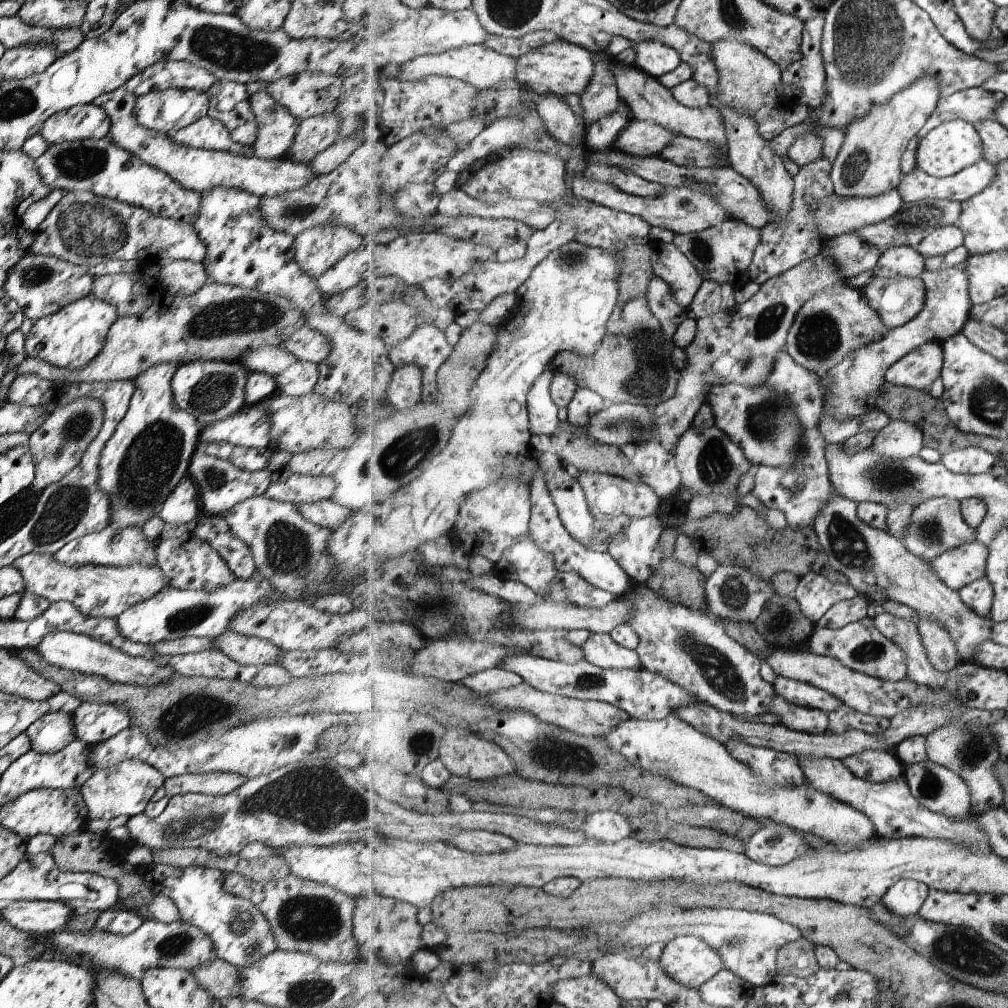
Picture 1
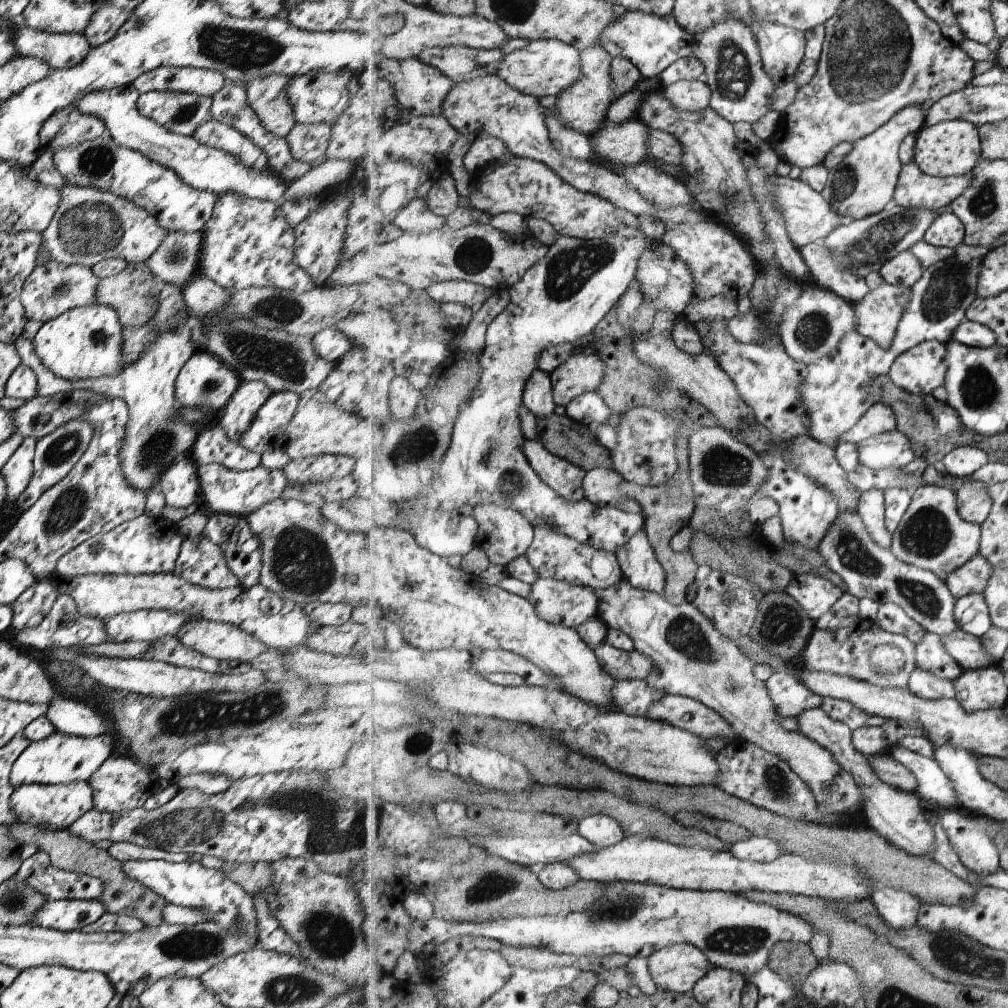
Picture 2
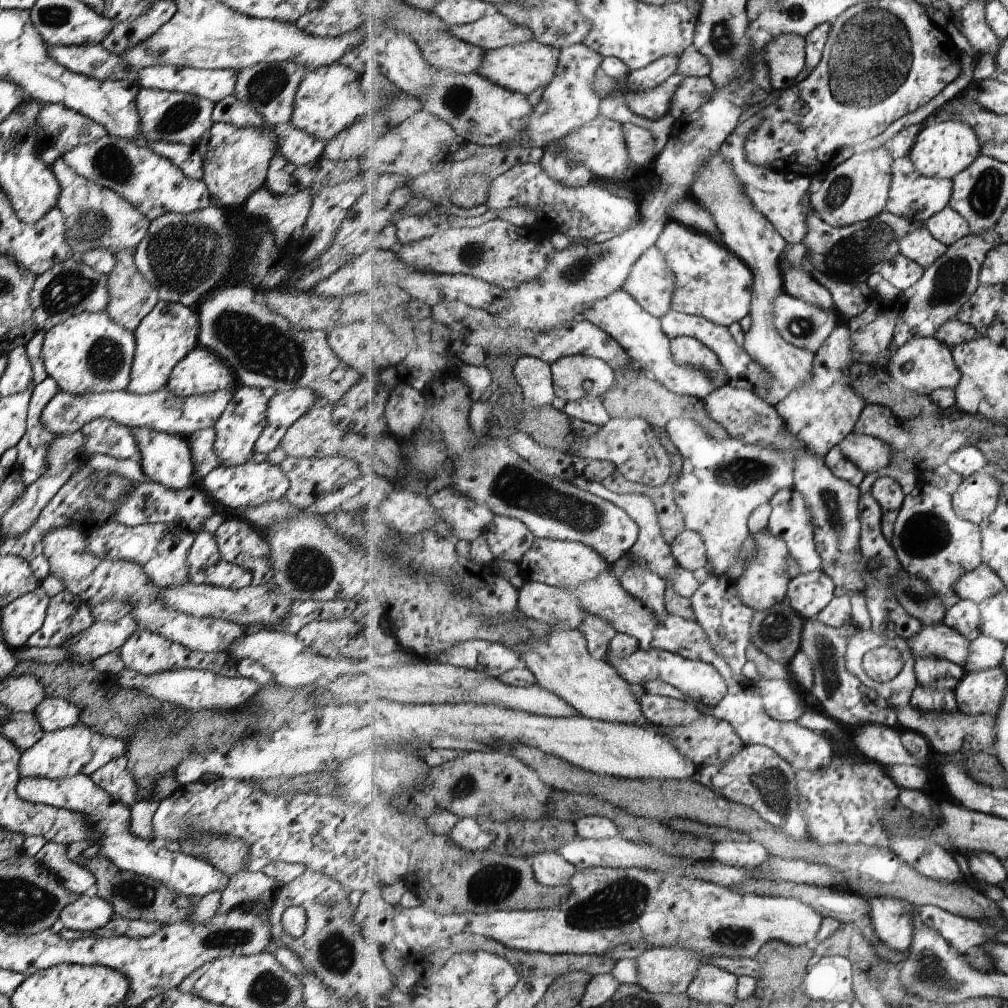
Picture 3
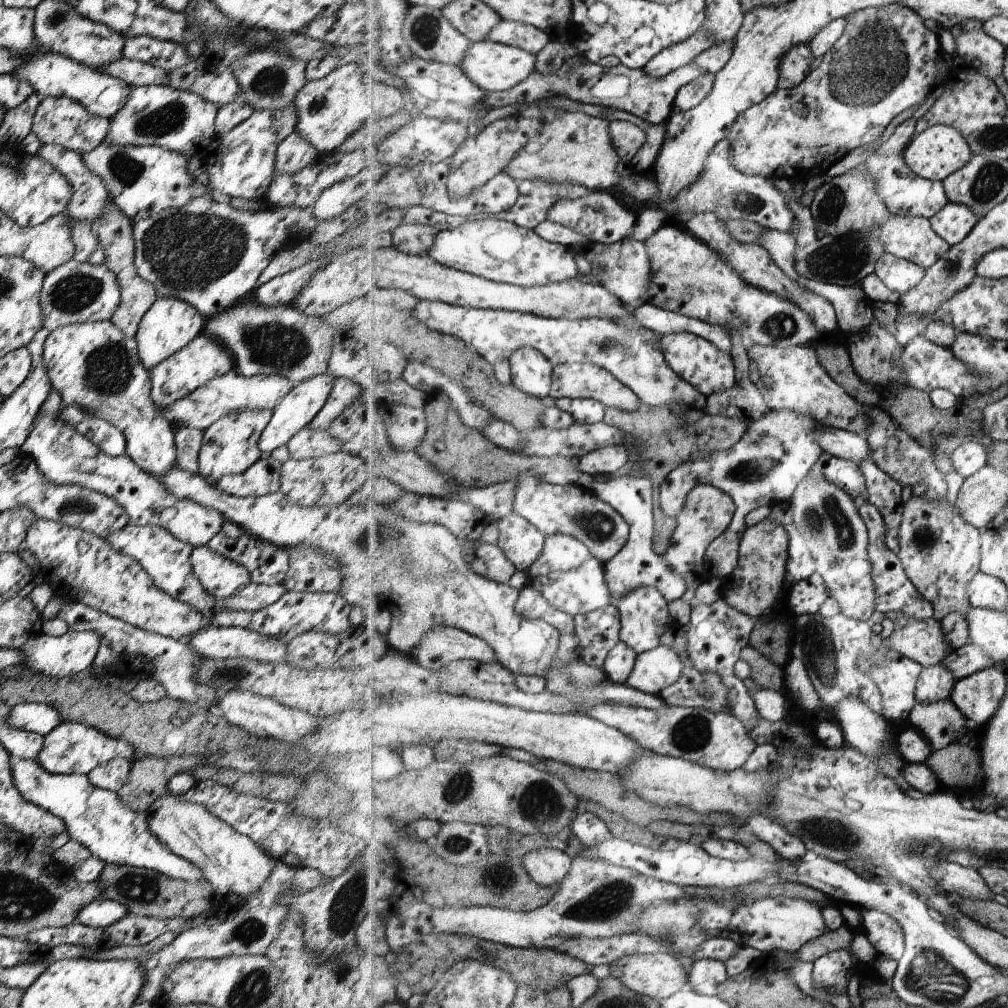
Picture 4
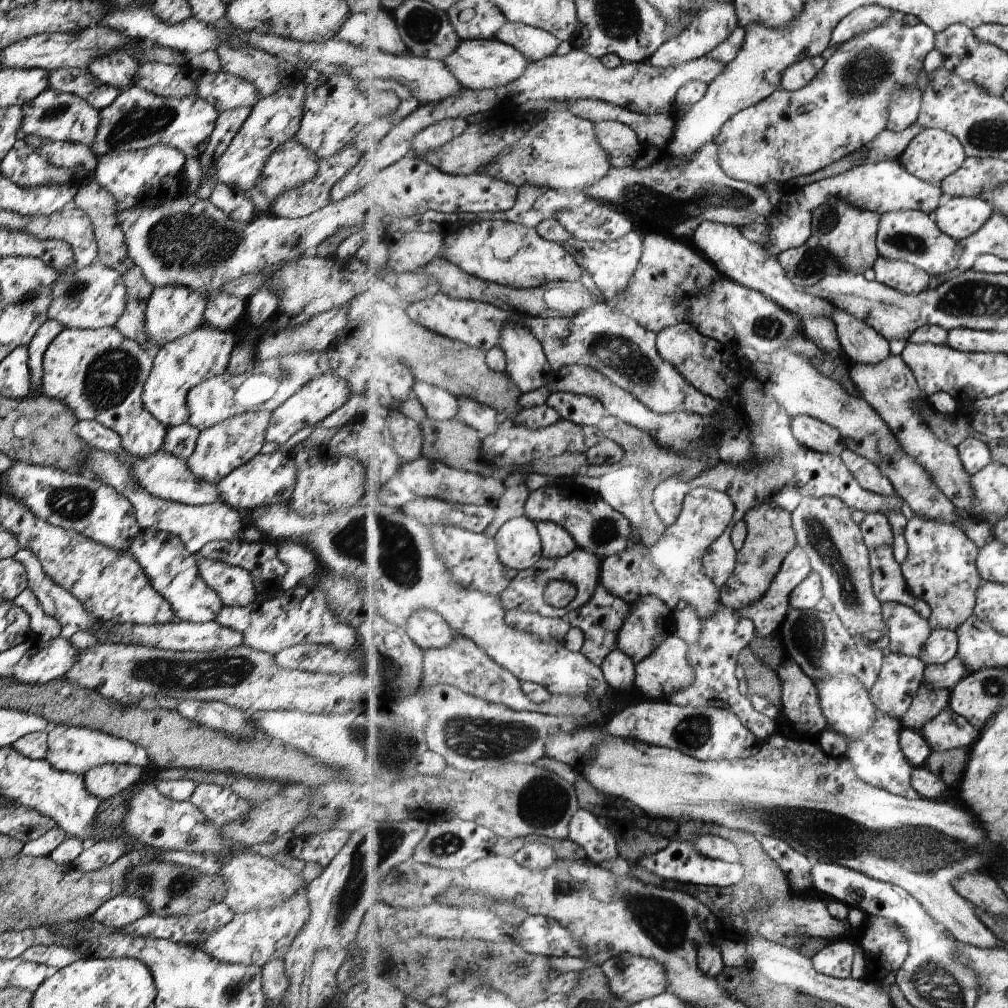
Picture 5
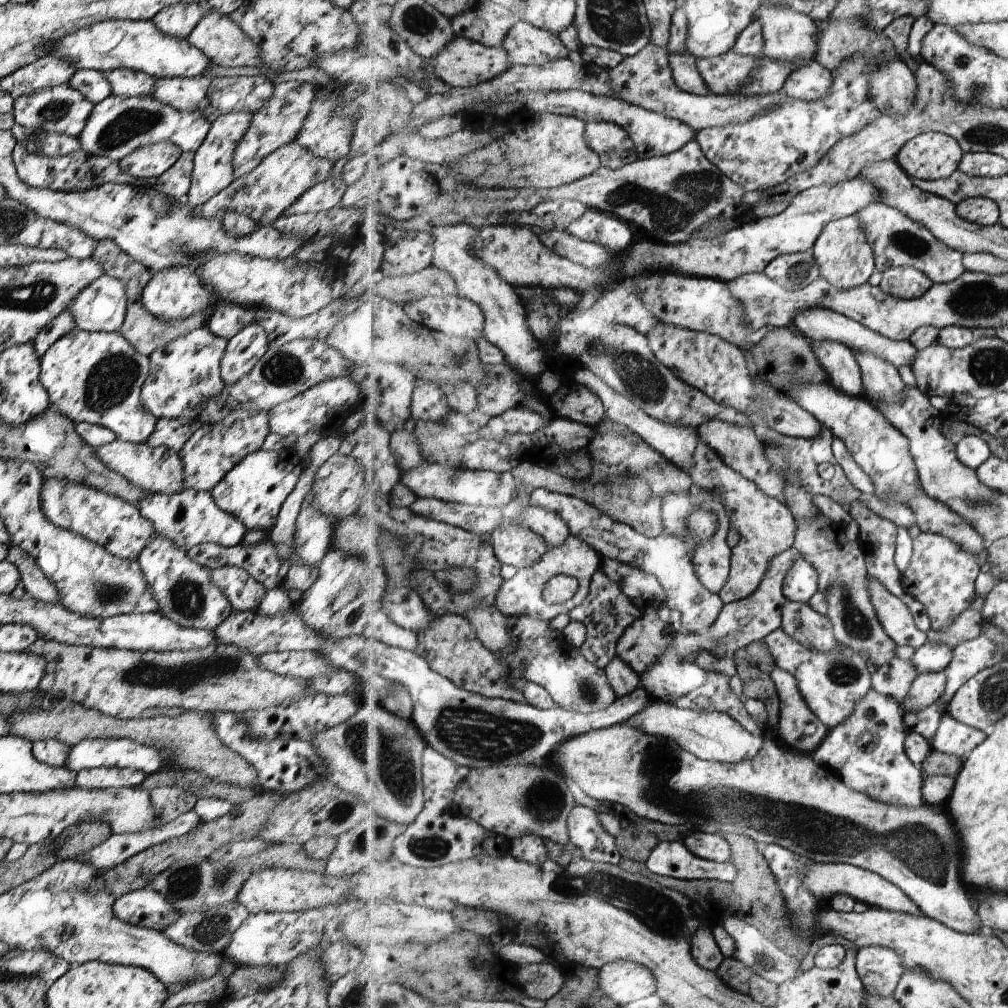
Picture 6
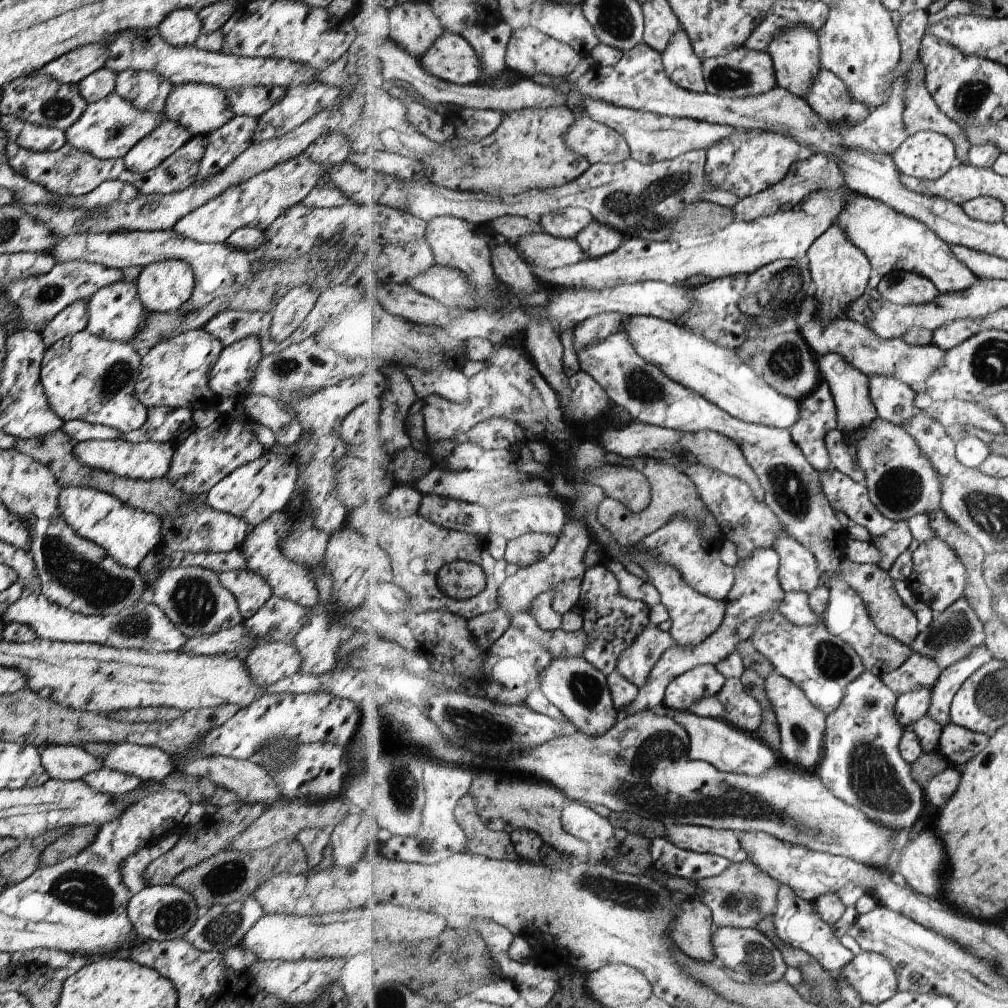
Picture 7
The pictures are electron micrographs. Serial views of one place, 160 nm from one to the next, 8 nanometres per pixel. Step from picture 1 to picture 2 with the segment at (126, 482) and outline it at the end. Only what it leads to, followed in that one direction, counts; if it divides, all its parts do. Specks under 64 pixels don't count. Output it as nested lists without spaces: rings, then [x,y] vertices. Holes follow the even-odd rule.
[[[168,283],[163,284],[162,293],[158,300],[158,306],[154,316],[150,319],[155,338],[143,348],[139,358],[129,364],[127,368],[117,376],[105,376],[93,380],[63,380],[58,378],[51,370],[47,370],[35,355],[32,342],[19,336],[13,346],[20,363],[31,368],[37,380],[37,392],[35,396],[51,397],[53,394],[69,390],[93,389],[105,397],[121,398],[127,404],[128,418],[123,432],[123,442],[119,446],[117,458],[121,466],[121,476],[133,490],[141,490],[143,496],[159,484],[159,476],[171,466],[175,460],[189,455],[191,446],[197,438],[193,424],[179,414],[179,405],[174,398],[174,381],[179,370],[185,362],[196,352],[193,342],[190,340],[191,318],[186,315],[181,290]]]

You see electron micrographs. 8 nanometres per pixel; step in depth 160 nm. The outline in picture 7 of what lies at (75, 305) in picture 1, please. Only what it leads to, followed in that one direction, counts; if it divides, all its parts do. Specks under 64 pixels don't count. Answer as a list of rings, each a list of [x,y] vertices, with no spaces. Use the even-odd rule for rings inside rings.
[[[85,330],[56,340],[44,350],[39,369],[39,382],[48,408],[62,421],[80,420],[100,424],[114,428],[118,433],[135,430],[146,419],[146,408],[136,400],[133,392],[140,357],[131,342],[105,340]]]

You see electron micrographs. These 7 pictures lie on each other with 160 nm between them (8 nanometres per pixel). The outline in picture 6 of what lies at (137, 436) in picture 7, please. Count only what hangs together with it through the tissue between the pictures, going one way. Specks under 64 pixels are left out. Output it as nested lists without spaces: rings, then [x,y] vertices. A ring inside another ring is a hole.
[[[183,417],[156,419],[154,429],[144,440],[150,447],[164,446],[176,453],[187,442],[191,434],[201,426],[197,418],[188,419]]]

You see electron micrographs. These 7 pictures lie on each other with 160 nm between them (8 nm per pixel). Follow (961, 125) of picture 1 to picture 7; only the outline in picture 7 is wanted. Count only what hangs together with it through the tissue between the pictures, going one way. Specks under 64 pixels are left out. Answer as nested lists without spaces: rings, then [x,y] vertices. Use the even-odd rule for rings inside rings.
[[[937,131],[907,137],[893,156],[901,172],[921,180],[939,180],[960,164],[953,140]]]

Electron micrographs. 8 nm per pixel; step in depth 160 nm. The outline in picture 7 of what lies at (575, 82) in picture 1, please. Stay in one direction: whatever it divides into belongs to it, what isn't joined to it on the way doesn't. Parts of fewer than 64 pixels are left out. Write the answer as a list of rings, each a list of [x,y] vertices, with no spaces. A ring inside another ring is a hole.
[[[444,32],[421,57],[422,65],[437,78],[458,85],[479,82],[482,62],[463,36]]]

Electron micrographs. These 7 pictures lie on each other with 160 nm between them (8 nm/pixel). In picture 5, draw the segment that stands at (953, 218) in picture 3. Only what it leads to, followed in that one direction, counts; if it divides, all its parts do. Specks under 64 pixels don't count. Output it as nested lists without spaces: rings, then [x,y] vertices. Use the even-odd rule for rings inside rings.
[[[952,198],[934,213],[934,221],[942,232],[955,241],[976,234],[995,212],[993,204],[982,198]]]

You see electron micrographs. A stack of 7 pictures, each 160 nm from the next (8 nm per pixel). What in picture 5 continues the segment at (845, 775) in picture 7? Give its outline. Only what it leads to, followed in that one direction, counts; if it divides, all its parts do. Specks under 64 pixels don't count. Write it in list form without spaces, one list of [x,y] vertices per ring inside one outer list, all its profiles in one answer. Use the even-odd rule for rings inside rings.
[[[881,713],[875,726],[863,735],[861,740],[847,739],[846,758],[851,760],[851,764],[855,766],[855,772],[859,774],[861,780],[865,780],[873,786],[885,788],[885,790],[904,798],[919,799],[919,792],[914,790],[913,786],[915,766],[911,764],[910,759],[907,759],[907,754],[903,753],[903,748],[900,746],[900,734],[903,729],[900,720],[891,718],[889,714]]]

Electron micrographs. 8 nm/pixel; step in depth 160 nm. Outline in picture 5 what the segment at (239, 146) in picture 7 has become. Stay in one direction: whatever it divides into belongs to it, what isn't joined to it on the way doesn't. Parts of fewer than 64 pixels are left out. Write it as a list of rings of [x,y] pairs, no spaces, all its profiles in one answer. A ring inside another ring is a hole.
[[[243,106],[219,112],[211,135],[206,142],[207,146],[198,157],[199,164],[201,164],[201,182],[199,182],[199,188],[194,194],[197,198],[209,199],[213,186],[217,184],[217,181],[211,182],[215,176],[217,158],[223,154],[233,136],[239,131],[245,118],[249,116],[250,110],[251,107]]]

